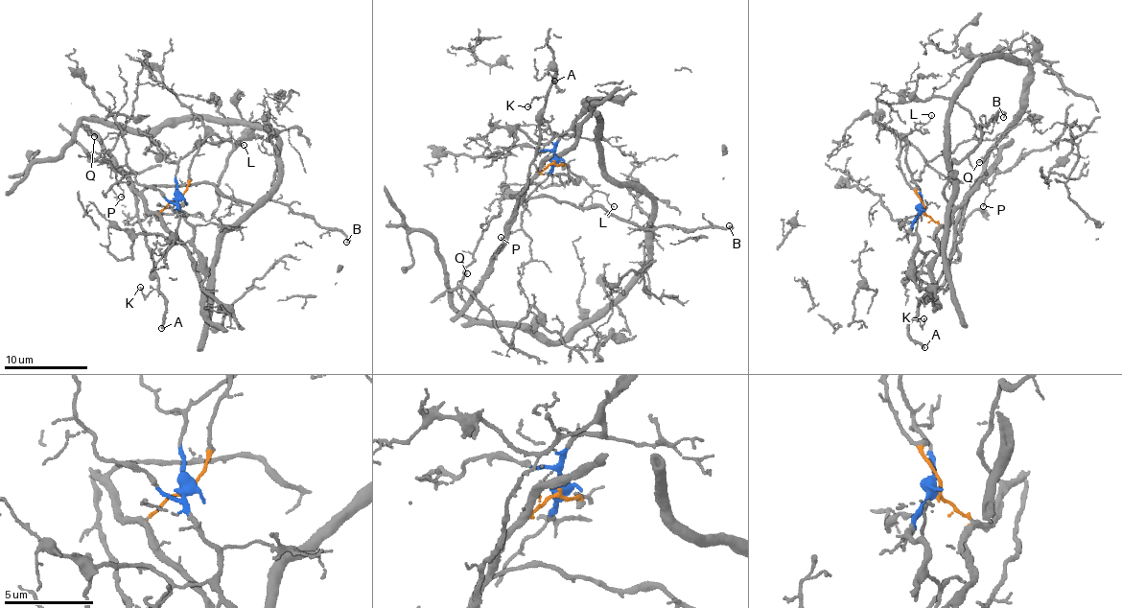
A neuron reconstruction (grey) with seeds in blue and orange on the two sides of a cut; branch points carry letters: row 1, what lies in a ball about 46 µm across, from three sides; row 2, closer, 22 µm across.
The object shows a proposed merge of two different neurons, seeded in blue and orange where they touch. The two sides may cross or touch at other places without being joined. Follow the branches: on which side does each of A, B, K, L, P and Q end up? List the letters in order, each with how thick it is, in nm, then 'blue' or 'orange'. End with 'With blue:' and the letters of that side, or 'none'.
A: 200 nm | orange
B: 240 nm | orange
K: 120 nm | orange
L: 80 nm | orange
P: 100 nm | orange
Q: 90 nm | orange
With blue: none

